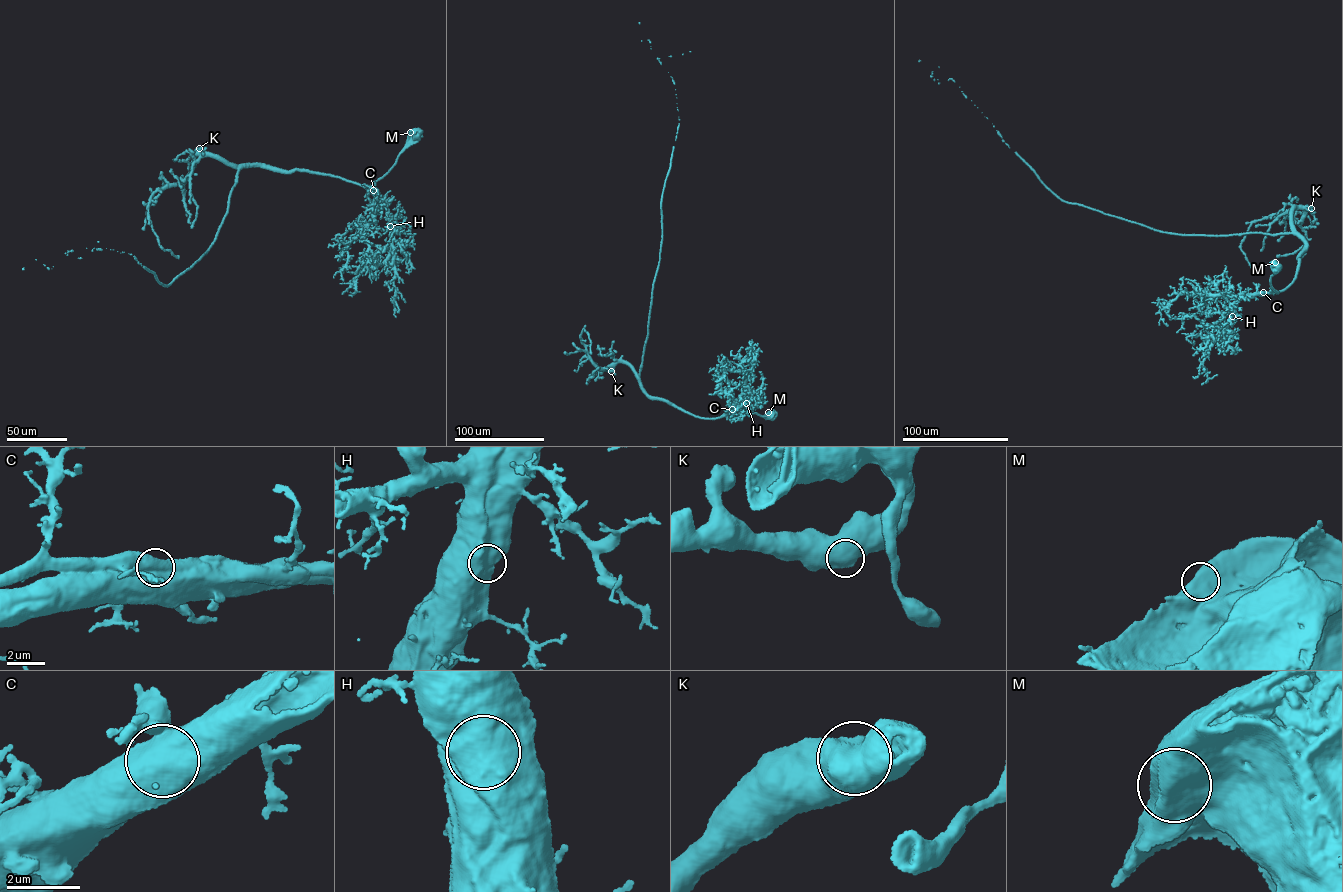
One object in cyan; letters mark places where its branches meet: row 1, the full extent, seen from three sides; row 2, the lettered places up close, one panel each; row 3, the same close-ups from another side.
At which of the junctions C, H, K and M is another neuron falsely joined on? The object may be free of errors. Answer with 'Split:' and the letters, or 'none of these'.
Split: none of these

